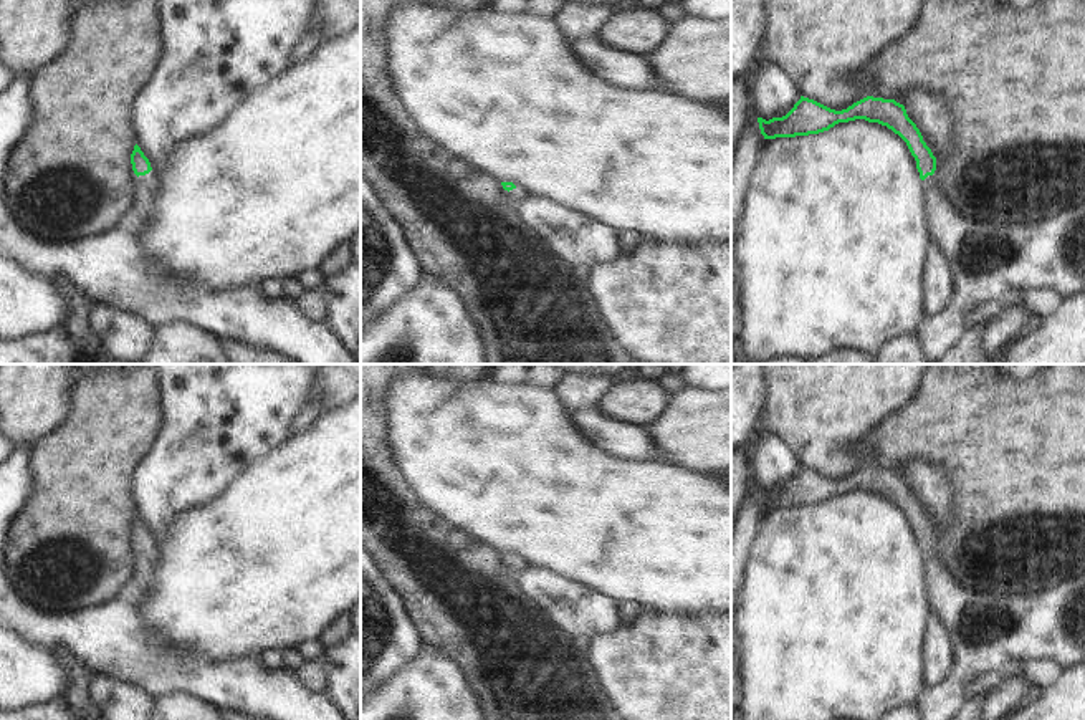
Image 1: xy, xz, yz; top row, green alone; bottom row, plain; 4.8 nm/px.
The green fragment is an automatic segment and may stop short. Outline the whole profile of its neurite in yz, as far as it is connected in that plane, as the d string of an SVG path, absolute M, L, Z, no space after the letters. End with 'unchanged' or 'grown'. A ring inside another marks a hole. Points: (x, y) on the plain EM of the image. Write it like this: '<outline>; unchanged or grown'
M801 467L786 487L769 492L758 488L758 493L764 510L776 510L819 505L839 493L855 490L887 497L906 513L923 551L931 611L939 617L953 642L954 667L949 677L934 689L923 687L916 700L923 720L956 718L969 702L968 687L986 674L999 672L1011 659L1039 662L1054 659L1065 669L1085 664L1085 574L1054 589L1027 596L994 596L966 588L933 548L936 528L916 495L908 488L905 477L895 470L867 467L847 480L835 482Z; grown

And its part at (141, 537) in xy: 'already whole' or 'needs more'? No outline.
needs more

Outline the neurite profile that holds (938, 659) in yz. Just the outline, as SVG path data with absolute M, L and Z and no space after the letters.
M931 612L923 641L923 687L943 684L954 667L953 642L936 614Z

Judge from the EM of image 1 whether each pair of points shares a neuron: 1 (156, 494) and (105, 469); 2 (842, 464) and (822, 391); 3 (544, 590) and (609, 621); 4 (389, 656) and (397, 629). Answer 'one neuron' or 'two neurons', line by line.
1: two neurons
2: one neuron
3: one neuron
4: one neuron

